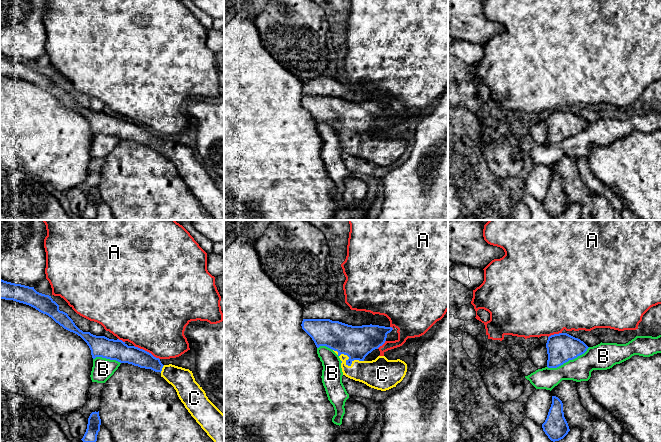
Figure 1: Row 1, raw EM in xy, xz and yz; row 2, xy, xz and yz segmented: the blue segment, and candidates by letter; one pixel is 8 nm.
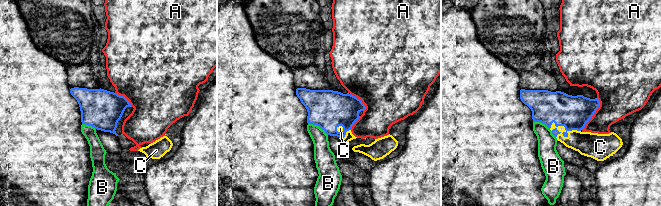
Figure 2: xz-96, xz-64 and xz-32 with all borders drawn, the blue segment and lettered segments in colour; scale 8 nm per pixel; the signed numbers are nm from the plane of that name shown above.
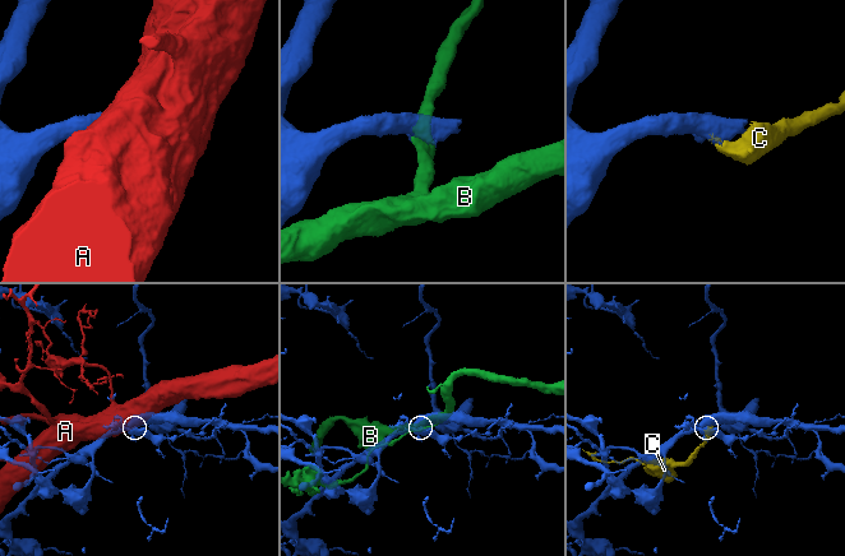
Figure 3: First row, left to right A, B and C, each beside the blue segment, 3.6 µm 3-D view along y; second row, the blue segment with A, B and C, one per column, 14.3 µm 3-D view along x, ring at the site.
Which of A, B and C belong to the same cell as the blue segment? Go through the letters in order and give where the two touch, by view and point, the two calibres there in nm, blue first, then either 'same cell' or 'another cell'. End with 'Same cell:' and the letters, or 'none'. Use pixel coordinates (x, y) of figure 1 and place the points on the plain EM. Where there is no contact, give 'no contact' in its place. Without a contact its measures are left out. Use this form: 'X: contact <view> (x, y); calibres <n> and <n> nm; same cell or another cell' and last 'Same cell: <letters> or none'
A: contact xy (146, 127); calibres 160 and 480 nm; another cell
B: contact yz (568, 136); calibres 240 and 200 nm; another cell
C: contact xz (346, 137); calibres 260 and 220 nm; same cell
Same cell: C

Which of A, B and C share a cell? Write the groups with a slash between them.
A / B / C

